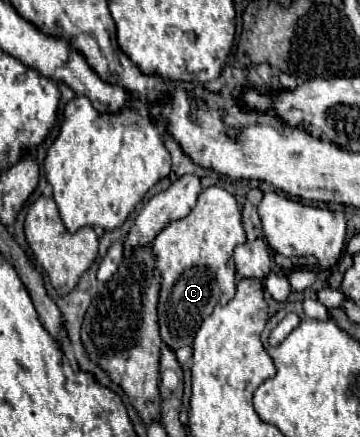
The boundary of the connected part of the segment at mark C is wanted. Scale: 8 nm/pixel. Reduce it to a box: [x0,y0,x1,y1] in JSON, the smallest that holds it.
[152,187,246,351]

